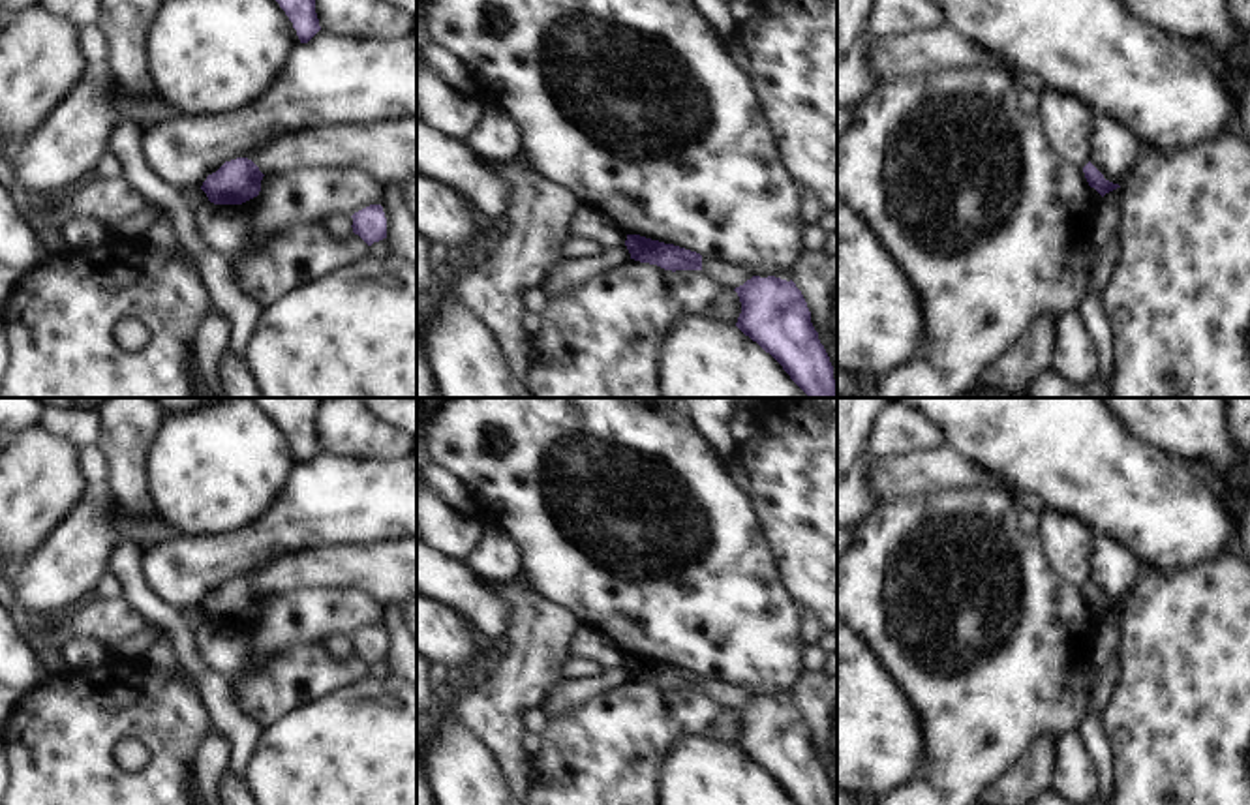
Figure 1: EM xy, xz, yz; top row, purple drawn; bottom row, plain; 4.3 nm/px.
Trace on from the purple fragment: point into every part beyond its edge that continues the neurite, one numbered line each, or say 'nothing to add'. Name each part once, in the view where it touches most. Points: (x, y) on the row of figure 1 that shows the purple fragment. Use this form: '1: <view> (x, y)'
nothing to add

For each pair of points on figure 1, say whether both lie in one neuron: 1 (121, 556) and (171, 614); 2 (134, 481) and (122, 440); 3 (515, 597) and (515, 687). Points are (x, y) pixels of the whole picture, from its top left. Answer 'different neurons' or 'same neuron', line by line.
1: same neuron
2: same neuron
3: same neuron

